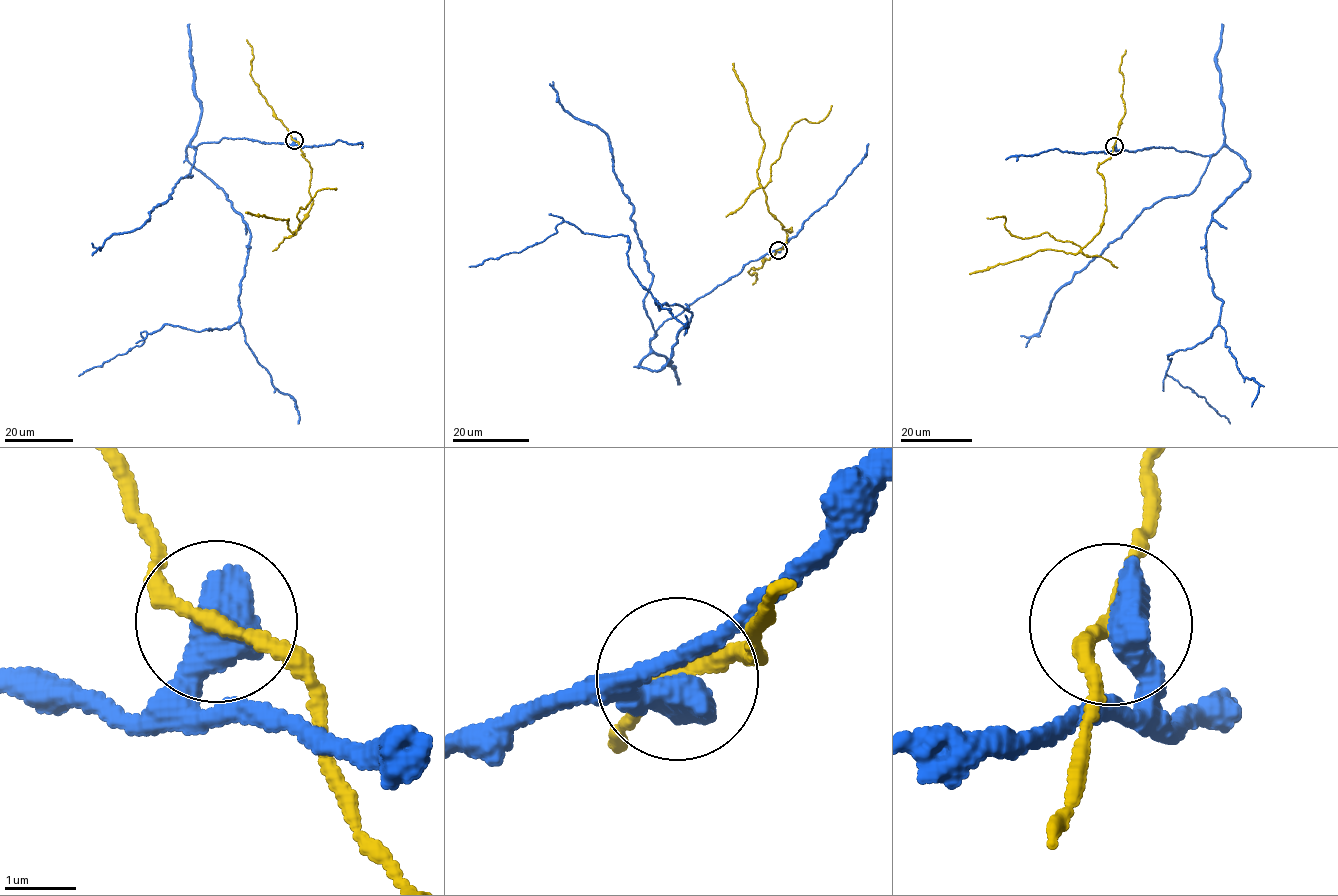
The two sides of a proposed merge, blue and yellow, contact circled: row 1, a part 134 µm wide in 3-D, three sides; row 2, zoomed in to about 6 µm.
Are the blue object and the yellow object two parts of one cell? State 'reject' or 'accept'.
reject

